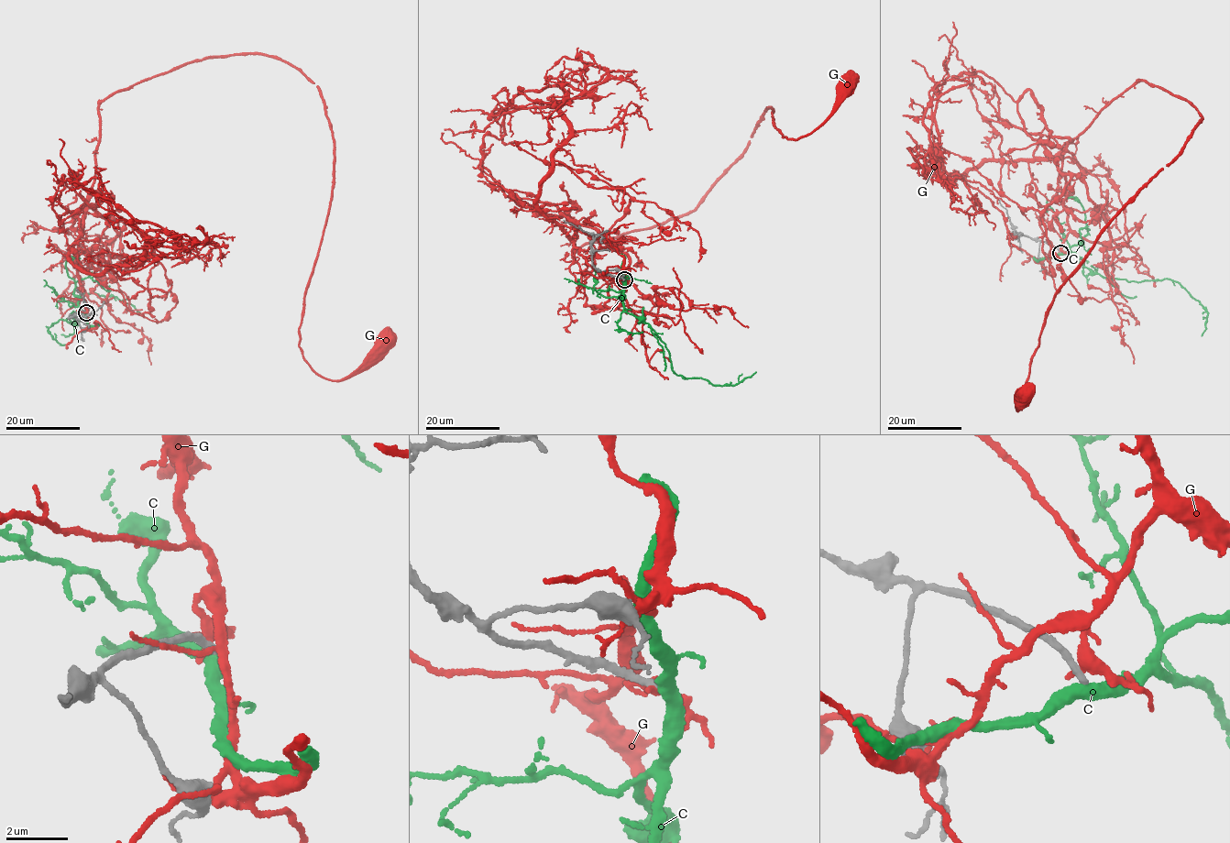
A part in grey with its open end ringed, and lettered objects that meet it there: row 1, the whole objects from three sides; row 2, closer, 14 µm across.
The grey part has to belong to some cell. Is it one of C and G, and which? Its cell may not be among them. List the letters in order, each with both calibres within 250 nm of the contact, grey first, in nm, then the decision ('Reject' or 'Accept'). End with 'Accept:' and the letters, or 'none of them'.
C: Thickness 240 nm (grey) against 440 nm. Reject
G: Thickness 280 nm (grey) against 300 nm. Reject
Accept: none of them

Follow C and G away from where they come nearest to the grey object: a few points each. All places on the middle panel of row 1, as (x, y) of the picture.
C: (624, 280), (623, 310), (651, 327), (678, 376), (735, 385), (756, 372)
G: (622, 279), (598, 272), (569, 237), (576, 253), (695, 211), (769, 107), (796, 140), (829, 117), (848, 82)

